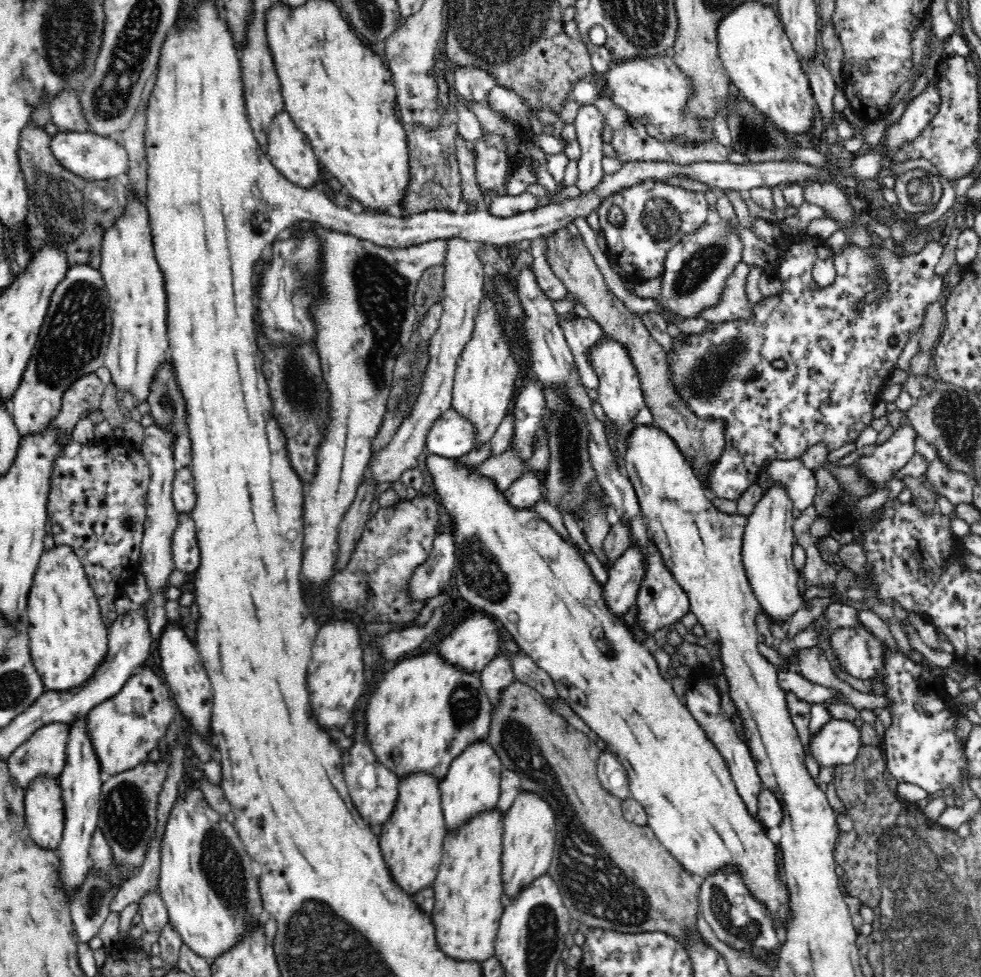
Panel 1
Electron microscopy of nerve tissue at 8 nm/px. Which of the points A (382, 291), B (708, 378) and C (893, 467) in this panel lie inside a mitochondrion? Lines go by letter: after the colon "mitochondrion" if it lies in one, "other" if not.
A: mitochondrion
B: mitochondrion
C: other

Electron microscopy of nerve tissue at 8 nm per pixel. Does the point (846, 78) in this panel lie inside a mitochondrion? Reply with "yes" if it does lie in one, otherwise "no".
no

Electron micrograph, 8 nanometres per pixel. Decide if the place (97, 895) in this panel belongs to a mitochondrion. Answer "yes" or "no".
yes

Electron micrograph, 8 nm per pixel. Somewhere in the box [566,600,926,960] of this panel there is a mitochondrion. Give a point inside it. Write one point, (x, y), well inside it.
(743, 929)

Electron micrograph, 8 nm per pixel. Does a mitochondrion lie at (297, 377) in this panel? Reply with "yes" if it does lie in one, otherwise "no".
yes

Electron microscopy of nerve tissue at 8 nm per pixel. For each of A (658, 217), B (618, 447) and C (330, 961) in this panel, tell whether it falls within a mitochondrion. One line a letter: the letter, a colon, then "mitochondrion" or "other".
A: mitochondrion
B: other
C: mitochondrion

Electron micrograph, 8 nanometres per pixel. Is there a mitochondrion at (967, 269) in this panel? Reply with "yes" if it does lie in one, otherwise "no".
no

